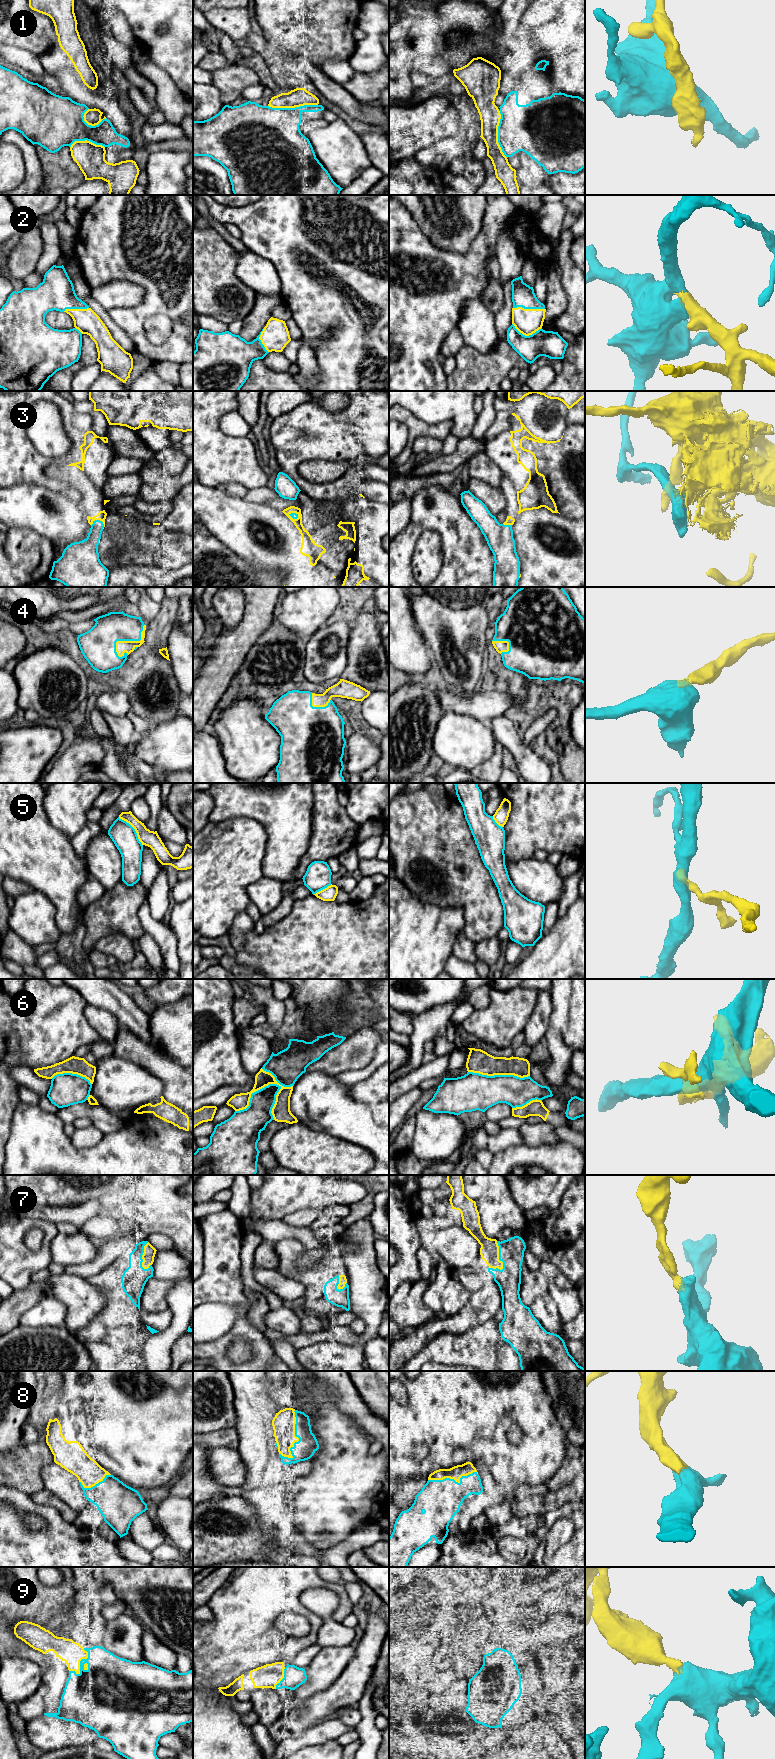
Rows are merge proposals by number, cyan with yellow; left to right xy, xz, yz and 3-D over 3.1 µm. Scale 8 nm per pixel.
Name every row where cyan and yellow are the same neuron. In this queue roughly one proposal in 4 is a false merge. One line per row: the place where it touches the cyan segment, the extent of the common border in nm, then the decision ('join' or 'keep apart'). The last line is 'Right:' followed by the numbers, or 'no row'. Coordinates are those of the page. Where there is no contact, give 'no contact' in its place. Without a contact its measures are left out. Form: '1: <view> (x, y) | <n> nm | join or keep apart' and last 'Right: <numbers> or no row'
1: xz (292, 108) | 400 nm | keep apart
2: yz (529, 308) | 260 nm | join
3: xy (100, 521) | 110 nm | keep apart
4: xy (128, 640) | 340 nm | join
5: xy (134, 829) | 300 nm | keep apart
6: xz (260, 1089) | 500 nm | keep apart
7: yz (499, 1256) | 240 nm | join
8: xz (296, 1436) | 400 nm | join
9: xy (80, 1664) | 220 nm | join
Right: 2, 4, 7, 8, 9

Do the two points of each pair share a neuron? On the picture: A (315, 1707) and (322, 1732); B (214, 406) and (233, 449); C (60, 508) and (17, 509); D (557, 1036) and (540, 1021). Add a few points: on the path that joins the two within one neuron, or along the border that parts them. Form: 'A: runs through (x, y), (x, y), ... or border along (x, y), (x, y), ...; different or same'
A: border along (317, 1724), (309, 1727), (299, 1737); different
B: runs through (213, 417), (213, 431), (222, 440); same
C: runs through (50, 513), (40, 509), (28, 509); same
D: border along (552, 1005), (548, 1028), (544, 1035); different

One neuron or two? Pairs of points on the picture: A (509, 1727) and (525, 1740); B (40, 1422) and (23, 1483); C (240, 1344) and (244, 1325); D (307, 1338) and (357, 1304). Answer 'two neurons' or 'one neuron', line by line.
A: two neurons
B: one neuron
C: two neurons
D: two neurons

